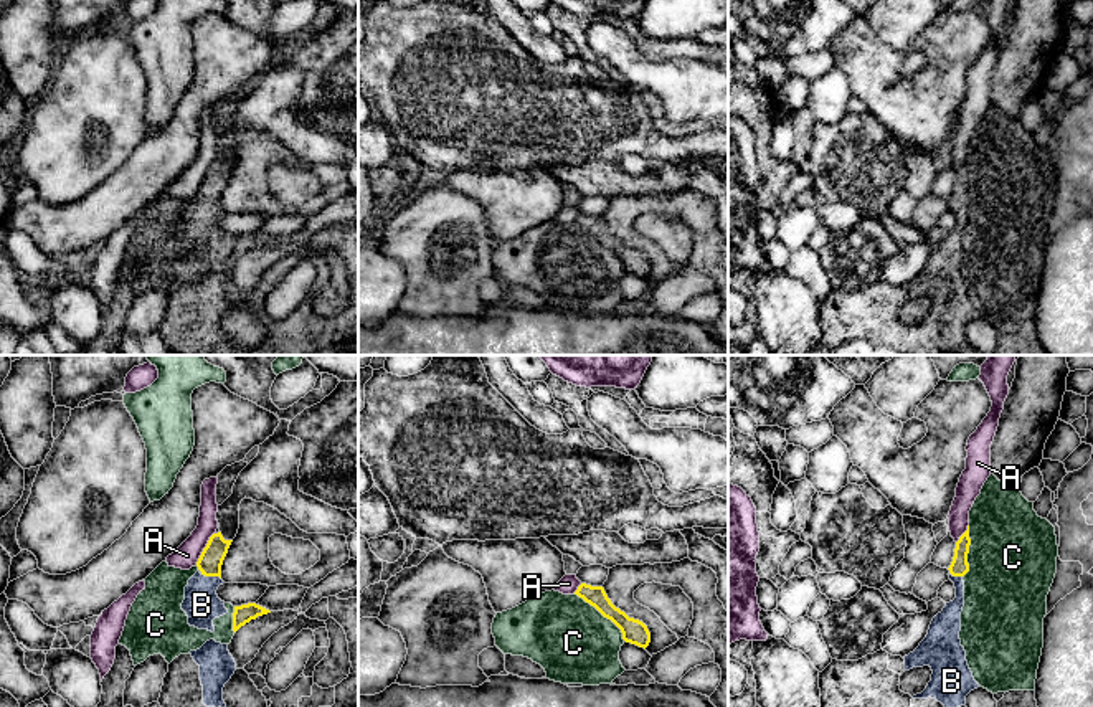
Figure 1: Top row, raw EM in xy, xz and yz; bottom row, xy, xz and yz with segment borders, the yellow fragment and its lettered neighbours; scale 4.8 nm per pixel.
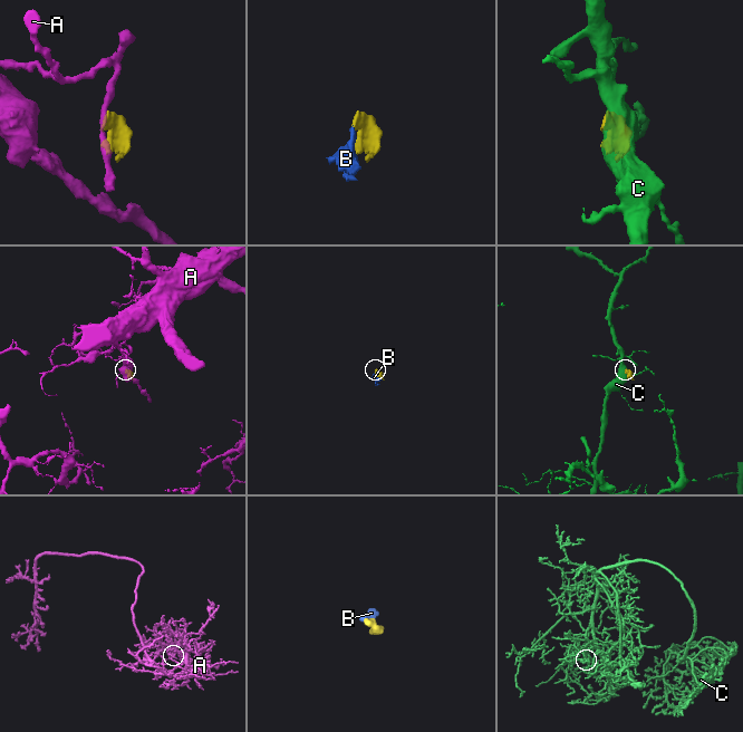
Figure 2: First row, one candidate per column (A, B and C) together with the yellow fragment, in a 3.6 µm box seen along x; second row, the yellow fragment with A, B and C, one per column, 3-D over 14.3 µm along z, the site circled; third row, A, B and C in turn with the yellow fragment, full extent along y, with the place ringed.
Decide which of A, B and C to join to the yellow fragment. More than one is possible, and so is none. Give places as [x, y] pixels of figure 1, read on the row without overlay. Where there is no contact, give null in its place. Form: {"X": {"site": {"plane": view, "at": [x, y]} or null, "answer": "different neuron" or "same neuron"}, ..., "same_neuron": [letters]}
{"A": {"site": {"plane": "xy", "at": [203, 179]}, "answer": "different neuron"}, "B": {"site": {"plane": "xy", "at": [210, 205]}, "answer": "same neuron"}, "C": {"site": {"plane": "xz", "at": [601, 243]}, "answer": "different neuron"}, "same_neuron": ["B"]}

